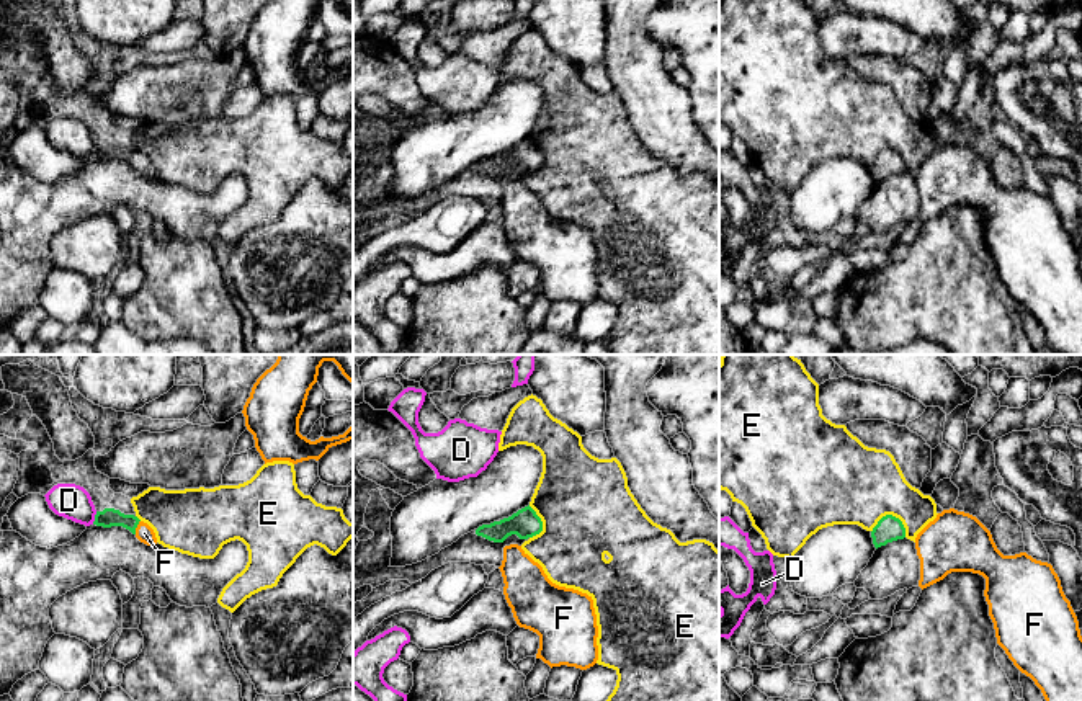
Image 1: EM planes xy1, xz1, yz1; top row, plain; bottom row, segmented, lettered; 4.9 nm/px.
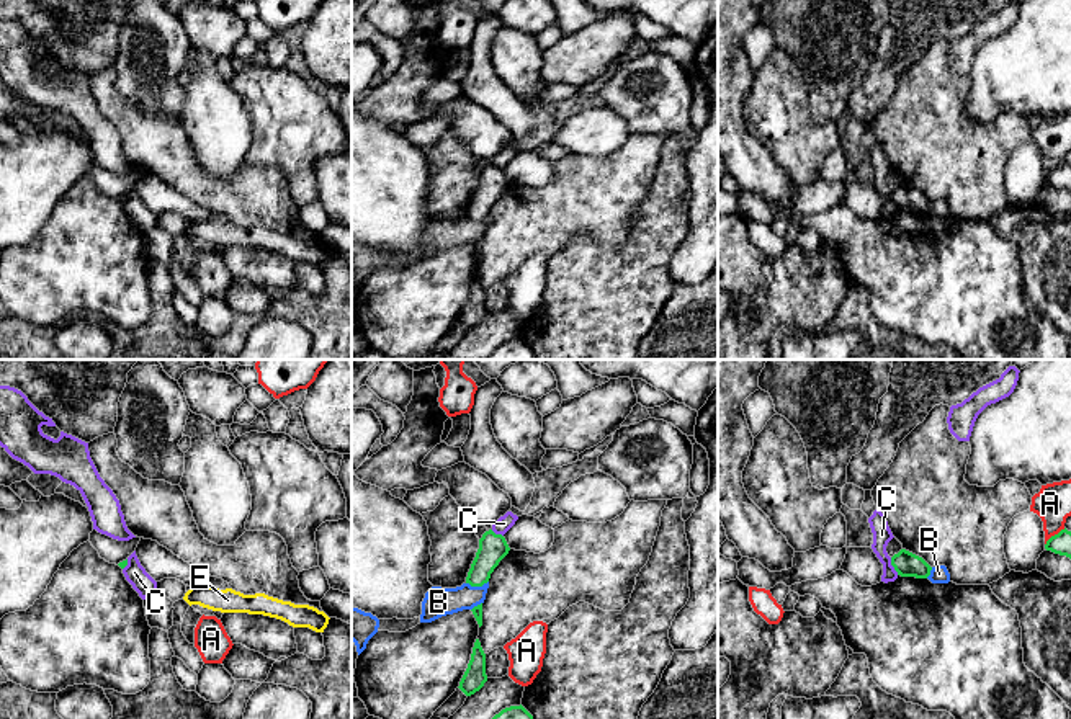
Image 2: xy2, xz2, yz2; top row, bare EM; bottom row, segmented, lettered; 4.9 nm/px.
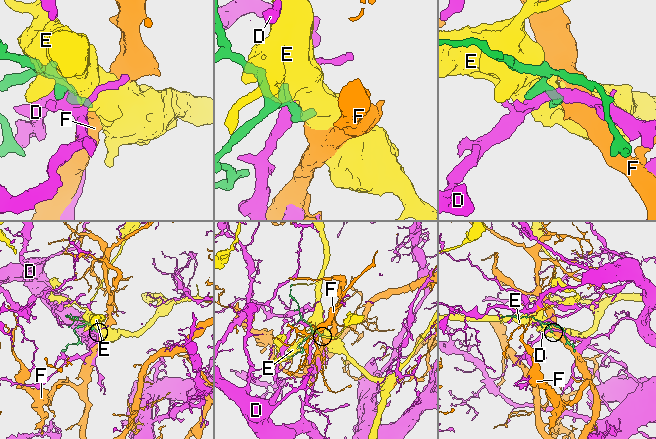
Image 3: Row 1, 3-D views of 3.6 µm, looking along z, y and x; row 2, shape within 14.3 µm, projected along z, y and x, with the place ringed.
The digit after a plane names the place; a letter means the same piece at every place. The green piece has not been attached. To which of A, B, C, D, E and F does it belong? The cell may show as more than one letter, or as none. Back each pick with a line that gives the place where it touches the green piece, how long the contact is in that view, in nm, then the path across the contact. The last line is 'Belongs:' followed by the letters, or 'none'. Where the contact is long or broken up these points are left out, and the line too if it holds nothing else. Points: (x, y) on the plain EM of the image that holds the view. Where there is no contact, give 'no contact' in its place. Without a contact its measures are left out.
F: xy1 (136, 160) | 80 nm | across xy1 (110, 151), (136, 160), (144, 167)
Belongs: F

